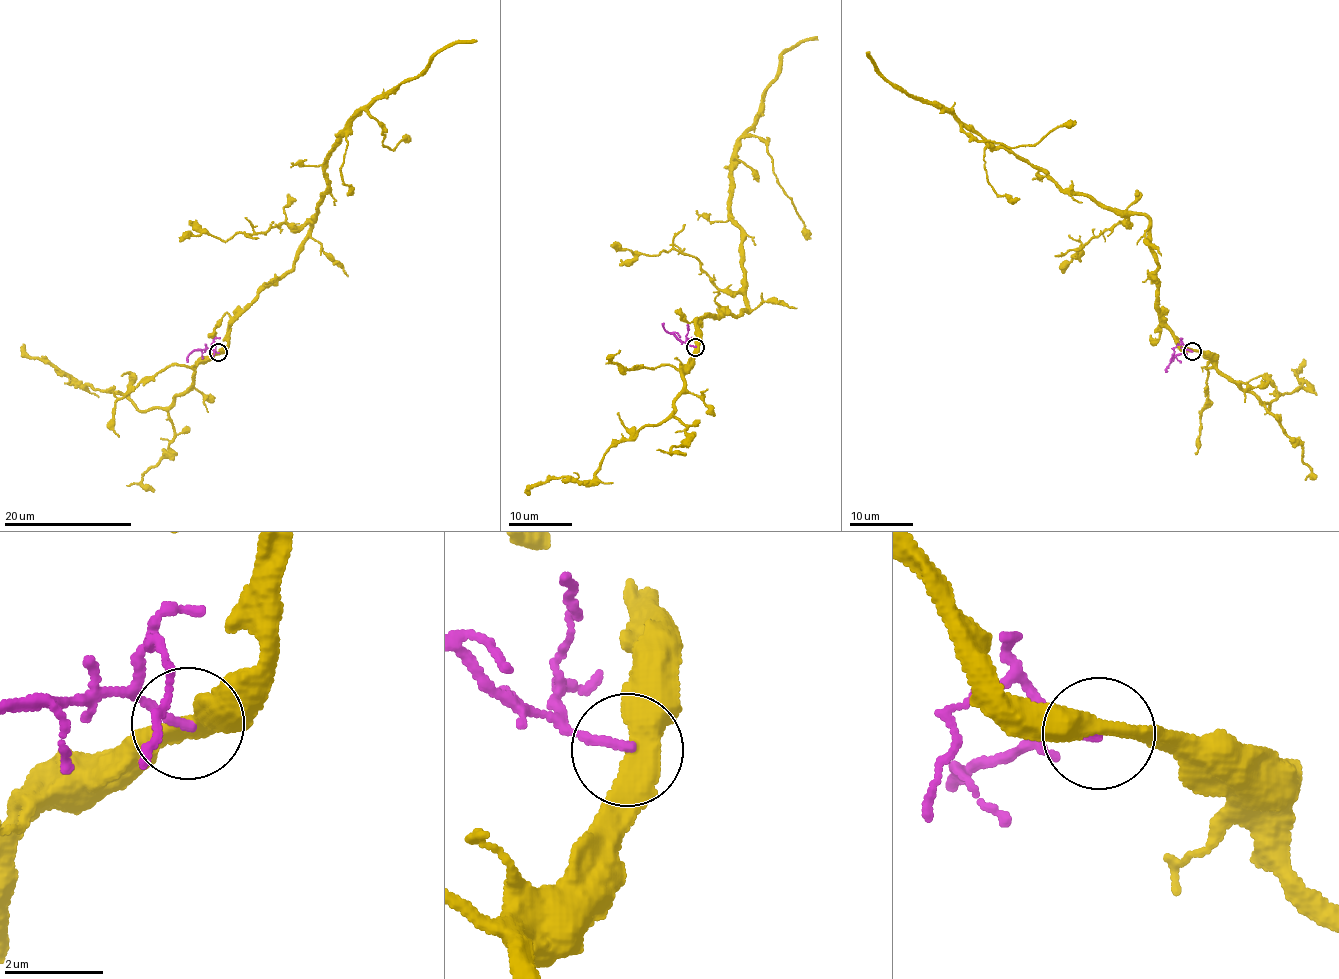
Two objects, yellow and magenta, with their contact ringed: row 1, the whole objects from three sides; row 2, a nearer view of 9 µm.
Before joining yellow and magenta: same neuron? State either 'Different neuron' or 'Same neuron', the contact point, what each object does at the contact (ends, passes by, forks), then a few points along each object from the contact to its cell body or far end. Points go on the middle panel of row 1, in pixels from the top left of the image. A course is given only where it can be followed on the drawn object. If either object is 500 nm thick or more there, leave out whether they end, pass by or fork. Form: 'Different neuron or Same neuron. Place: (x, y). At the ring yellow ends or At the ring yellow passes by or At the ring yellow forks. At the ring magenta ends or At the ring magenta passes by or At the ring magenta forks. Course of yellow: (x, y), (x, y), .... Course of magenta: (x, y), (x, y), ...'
Different neuron. Place: (695, 347). At the ring yellow passes by. At the ring magenta ends. Course of yellow: (694, 346), (704, 318), (746, 312), (740, 231), (730, 212), (738, 138), (756, 118), (779, 58), (817, 37). Course of magenta: (694, 346), (679, 341), (663, 328), (664, 323)

